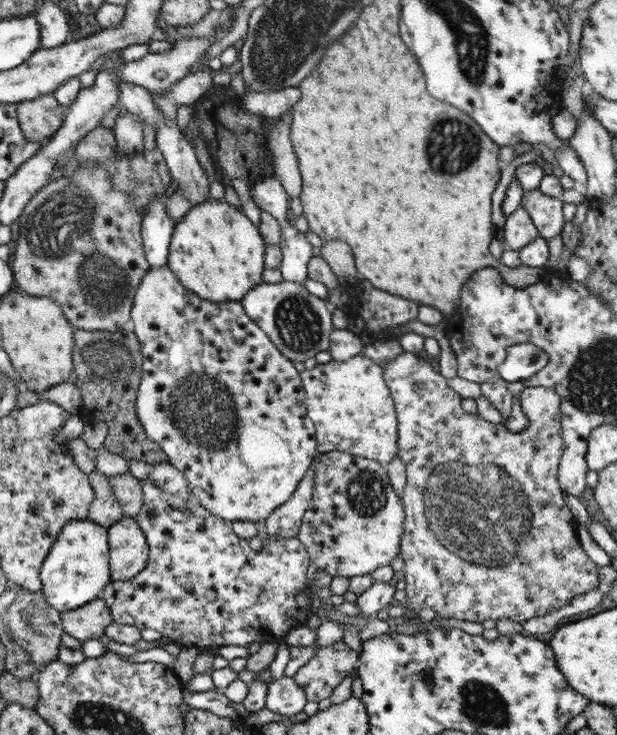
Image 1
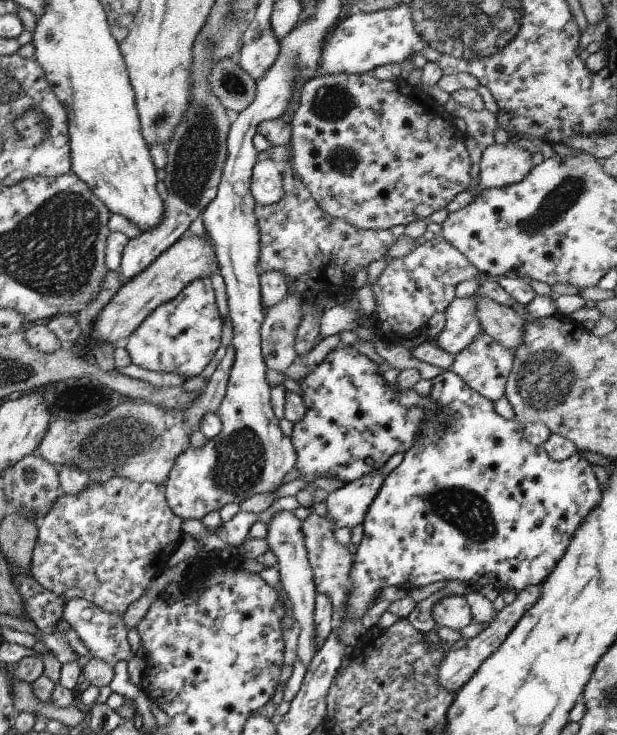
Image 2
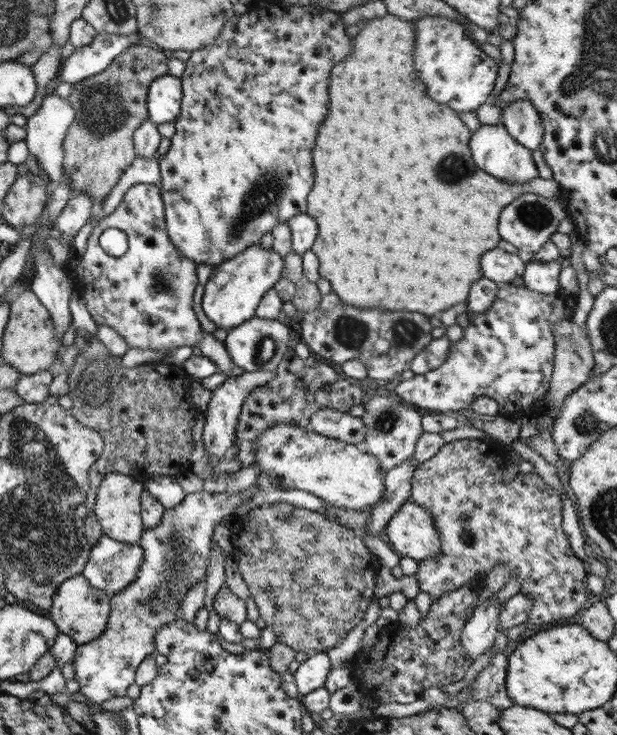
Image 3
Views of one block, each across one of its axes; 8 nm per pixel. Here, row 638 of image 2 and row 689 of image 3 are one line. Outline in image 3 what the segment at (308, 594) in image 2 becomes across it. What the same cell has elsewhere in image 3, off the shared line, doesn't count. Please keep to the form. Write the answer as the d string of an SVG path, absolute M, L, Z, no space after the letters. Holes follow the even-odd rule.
M328 652L314 653L301 662L294 675L300 695L324 687L328 673L331 671L331 660Z

